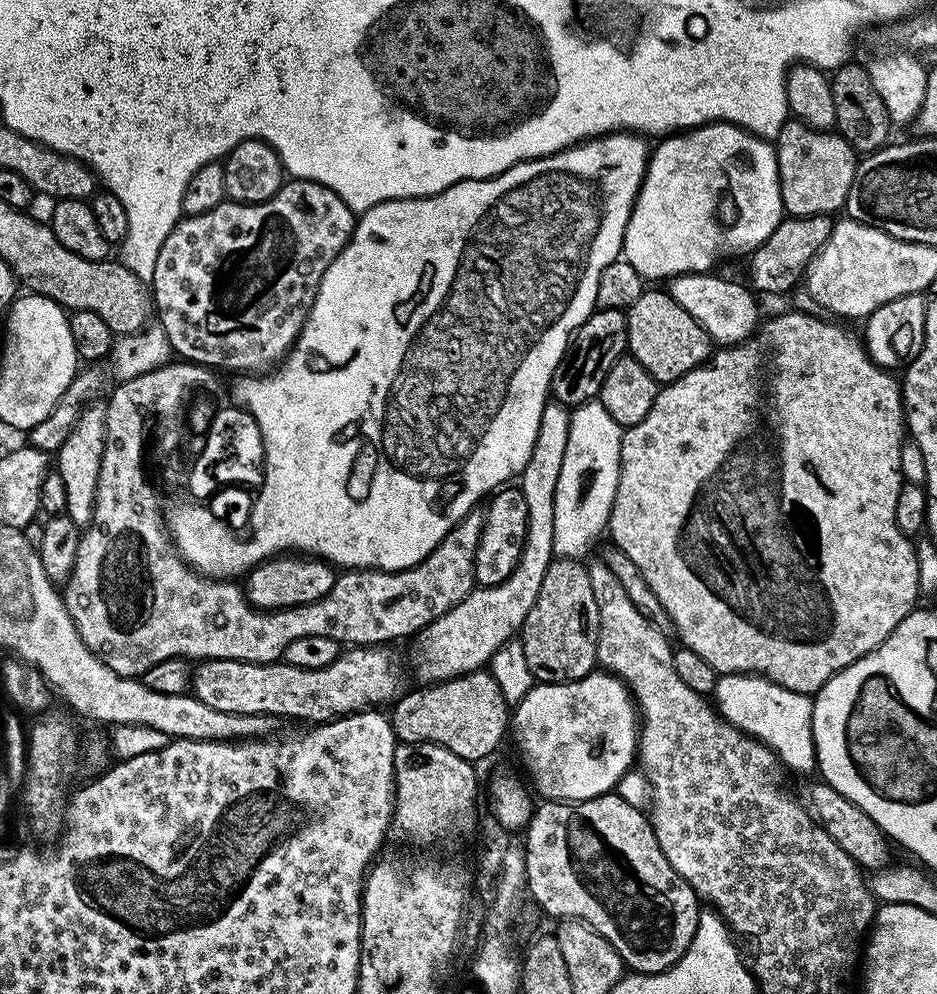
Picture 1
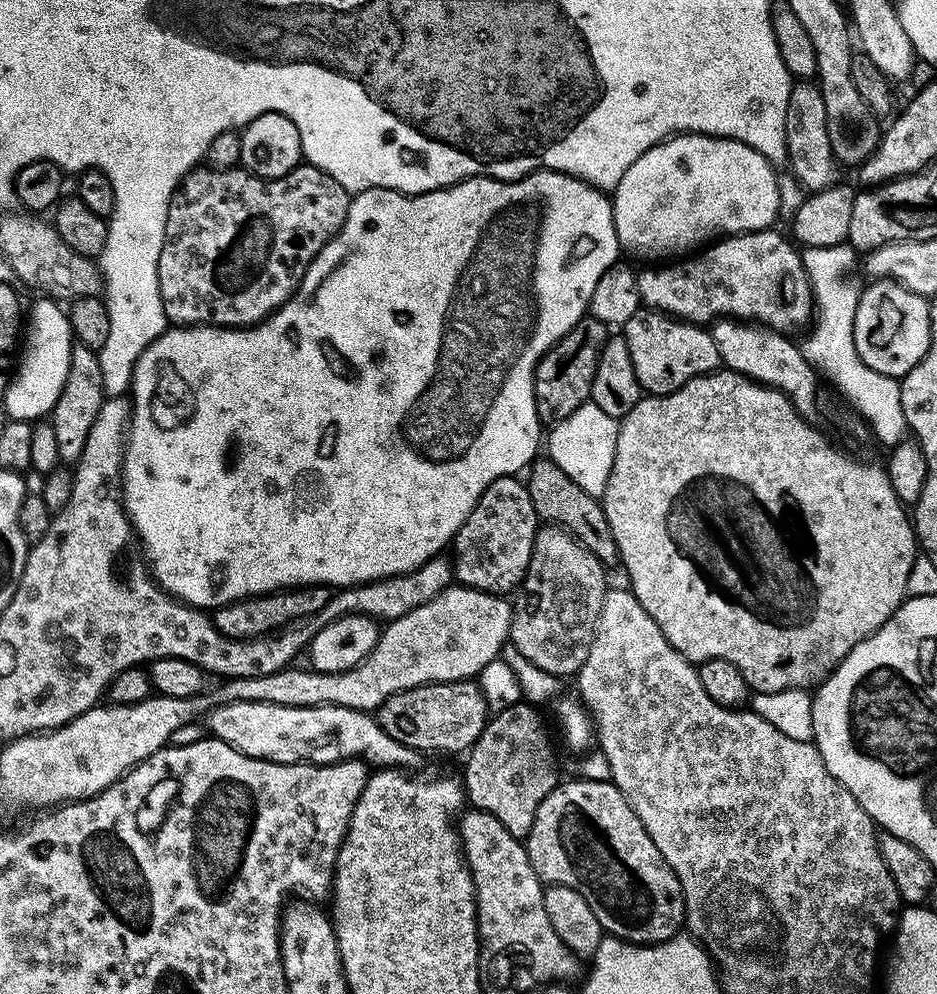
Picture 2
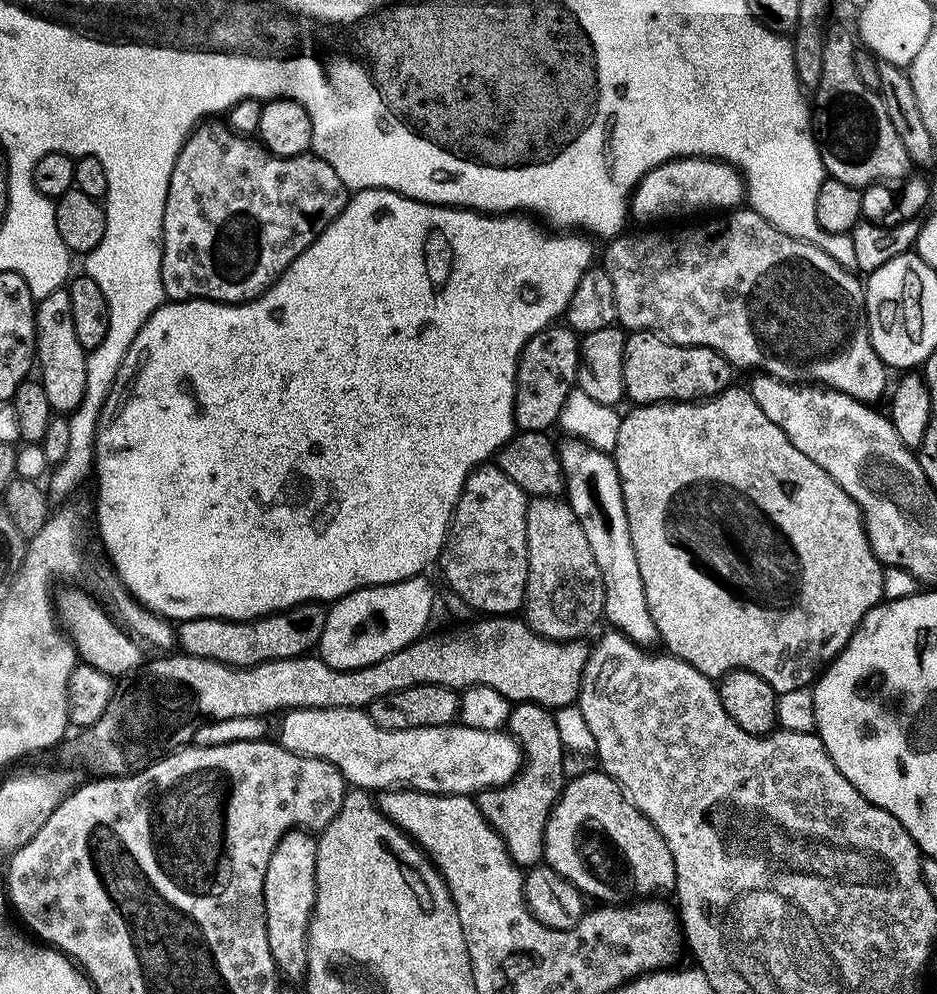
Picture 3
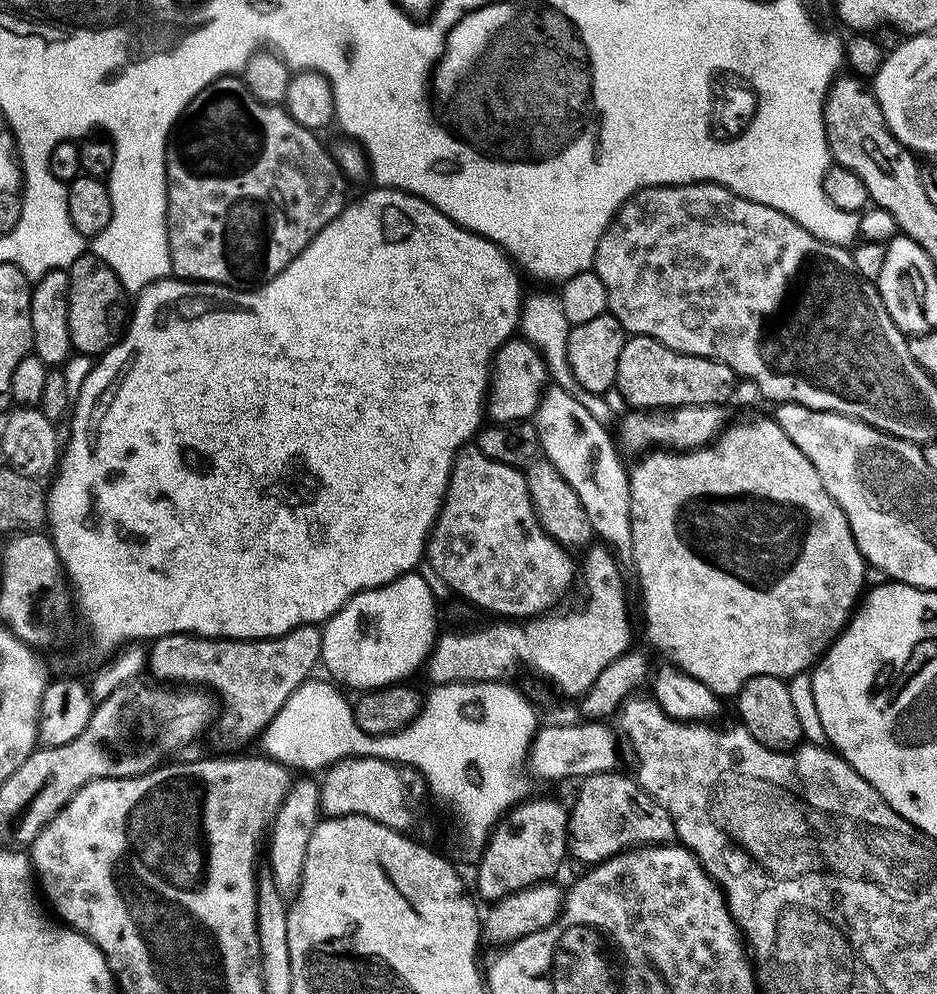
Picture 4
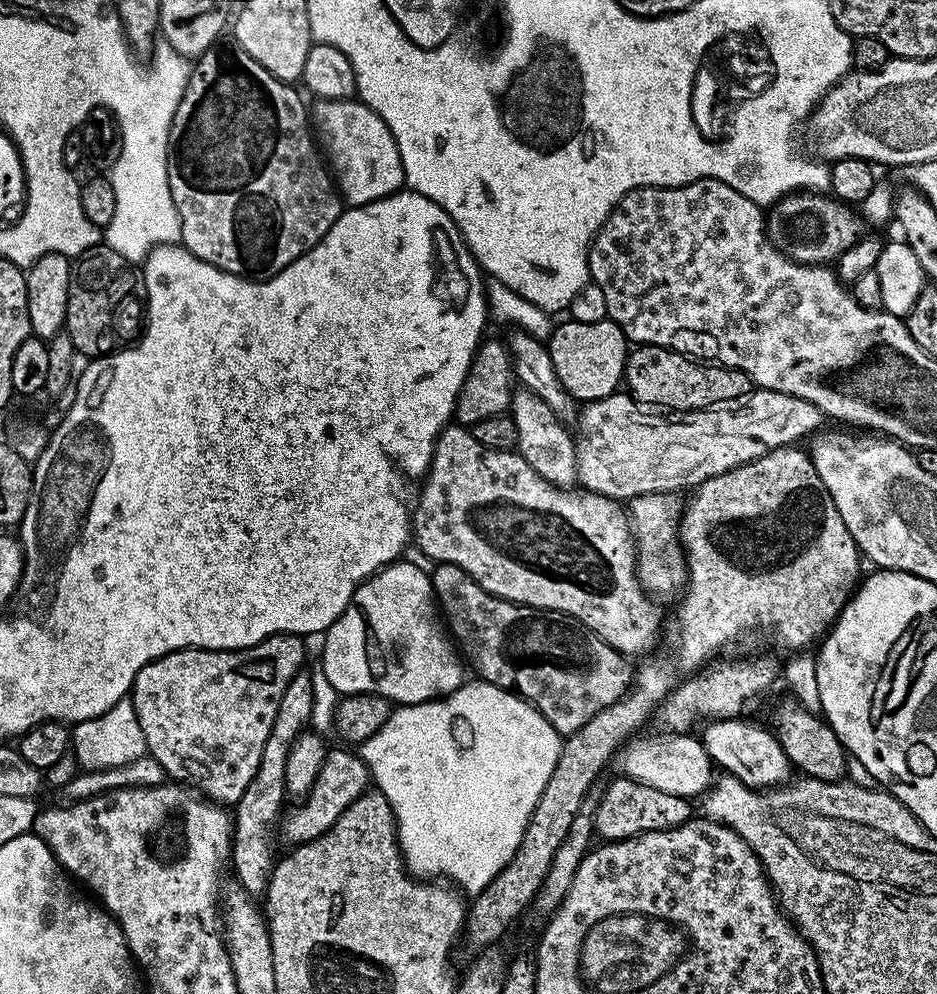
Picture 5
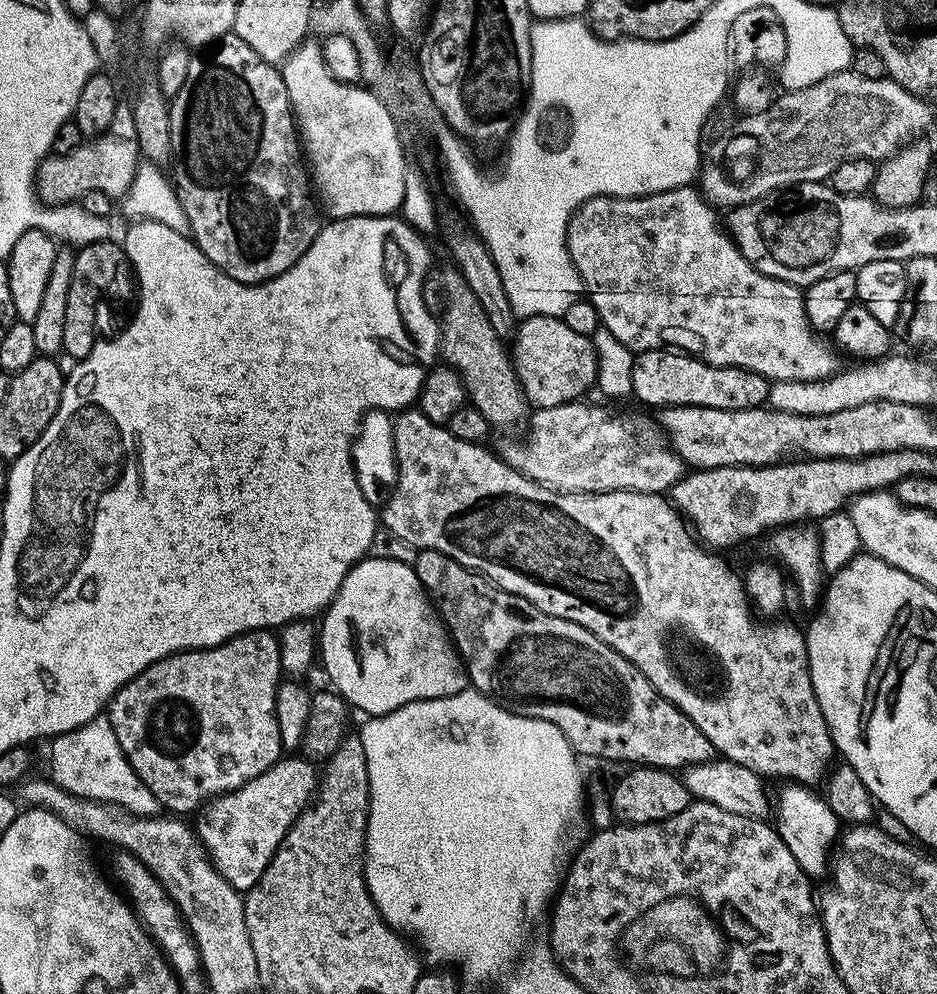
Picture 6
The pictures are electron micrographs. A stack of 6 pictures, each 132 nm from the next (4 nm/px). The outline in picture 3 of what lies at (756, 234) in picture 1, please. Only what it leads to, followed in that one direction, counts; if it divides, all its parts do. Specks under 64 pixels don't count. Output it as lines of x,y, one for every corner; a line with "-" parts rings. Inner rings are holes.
677,157
650,171
639,181
629,197
629,211
635,218
660,218
680,208
712,212
715,208
735,210
746,196
744,177
730,164
708,157

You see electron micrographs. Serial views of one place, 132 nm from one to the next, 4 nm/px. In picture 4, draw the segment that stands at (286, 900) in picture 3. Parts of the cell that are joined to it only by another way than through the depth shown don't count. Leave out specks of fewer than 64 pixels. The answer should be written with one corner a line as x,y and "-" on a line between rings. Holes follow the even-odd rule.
297,779
276,811
266,836
269,868
267,871
272,877
276,891
284,898
291,897
300,886
302,862
306,862
306,845
310,843
310,834
314,834
314,826
320,823
321,819
319,783
315,779

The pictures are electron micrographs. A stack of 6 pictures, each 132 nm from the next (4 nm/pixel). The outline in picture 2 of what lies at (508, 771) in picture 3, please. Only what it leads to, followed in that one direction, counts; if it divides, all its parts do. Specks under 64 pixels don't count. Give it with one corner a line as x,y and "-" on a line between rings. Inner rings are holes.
238,701
230,705
220,705
217,708
210,709
206,715
206,728
215,739
226,742
234,750
238,750
242,754
246,754
250,758
258,758
259,760
269,760
270,762
278,762
279,764
337,764
340,760
350,760
359,758
364,761
365,765
381,768
403,768
405,770
413,767
412,763
418,759
418,753
415,748
410,746
402,746
402,742
394,742
394,738
390,738
390,734
386,734
386,730
380,728
380,724
367,711
358,709
343,708
341,705
312,705
309,708
302,706
286,706
267,704
260,701

